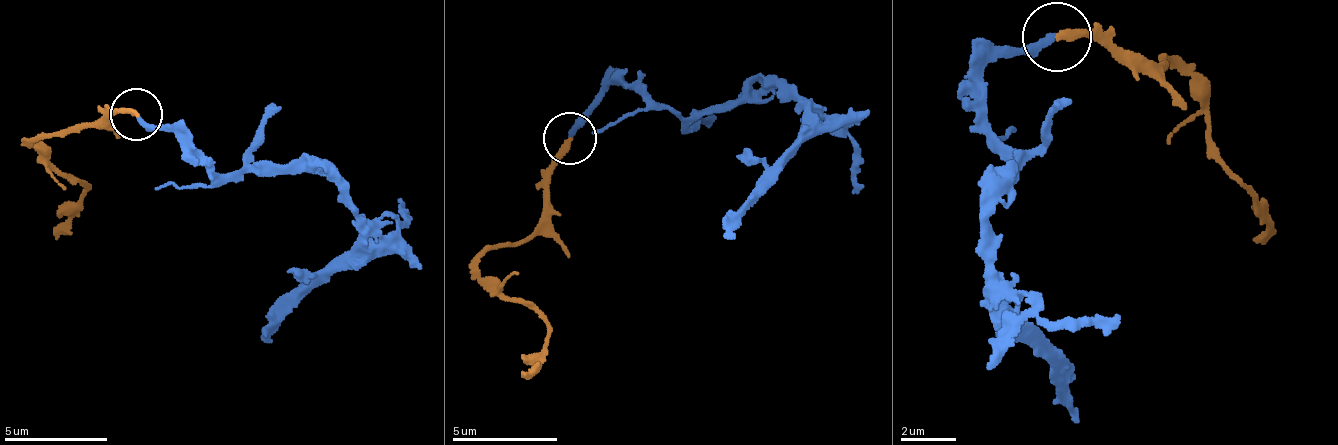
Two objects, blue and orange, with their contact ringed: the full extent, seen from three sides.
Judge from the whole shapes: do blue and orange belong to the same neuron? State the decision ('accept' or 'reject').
accept

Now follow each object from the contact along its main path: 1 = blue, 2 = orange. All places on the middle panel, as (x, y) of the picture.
1: (568, 138), (611, 82), (683, 115), (736, 108), (757, 91), (780, 89), (806, 112), (804, 131), (726, 237)
2: (568, 140), (550, 204), (526, 240), (490, 244), (476, 265), (545, 322), (544, 358), (520, 372)

